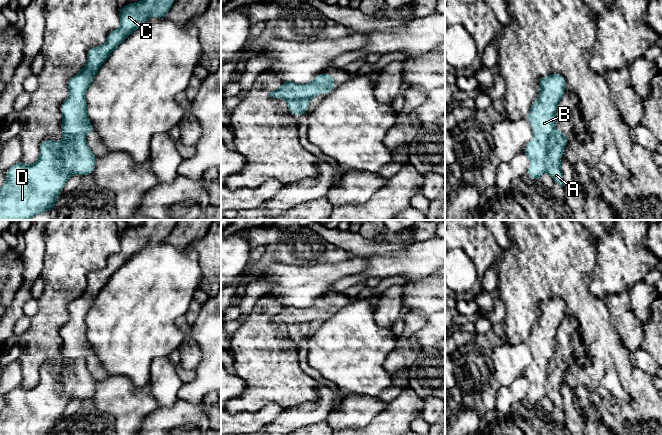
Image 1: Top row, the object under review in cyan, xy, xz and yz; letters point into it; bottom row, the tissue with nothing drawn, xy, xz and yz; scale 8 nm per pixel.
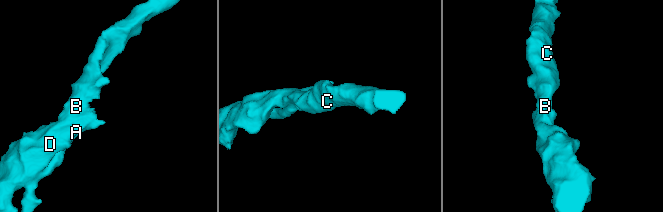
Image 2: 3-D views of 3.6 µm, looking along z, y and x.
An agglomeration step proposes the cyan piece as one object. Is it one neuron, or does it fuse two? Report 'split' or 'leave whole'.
split

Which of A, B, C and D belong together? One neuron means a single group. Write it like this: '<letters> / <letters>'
A / B C D

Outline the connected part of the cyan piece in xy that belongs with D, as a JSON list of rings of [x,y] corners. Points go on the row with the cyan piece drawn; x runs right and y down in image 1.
[[[44,139],[39,146],[39,159],[34,164],[18,161],[6,169],[6,180],[0,187],[0,220],[29,220],[50,211],[69,178],[64,163],[63,142]]]

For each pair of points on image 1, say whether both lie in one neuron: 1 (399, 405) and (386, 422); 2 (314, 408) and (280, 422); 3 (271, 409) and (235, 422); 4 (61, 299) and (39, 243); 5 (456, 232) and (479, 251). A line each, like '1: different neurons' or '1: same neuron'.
1: same neuron
2: same neuron
3: same neuron
4: different neurons
5: same neuron

